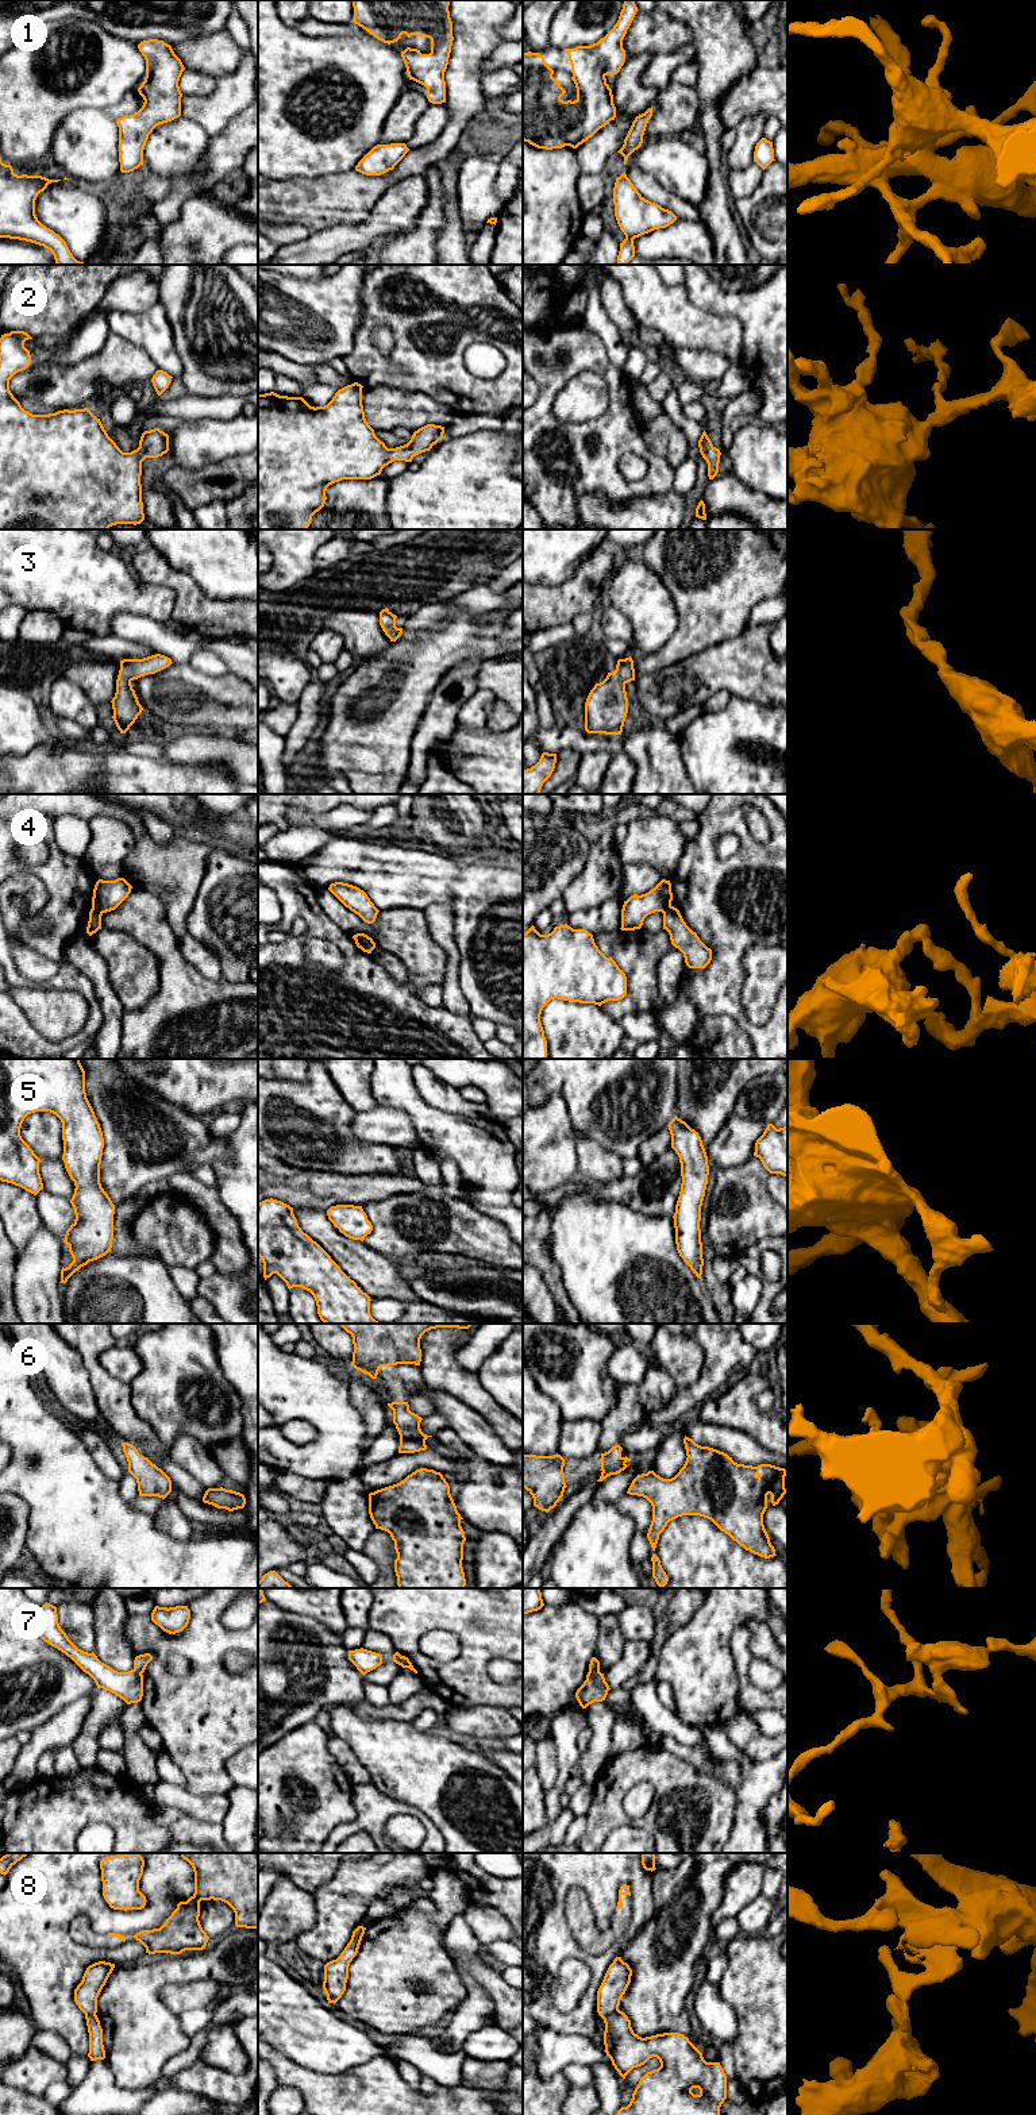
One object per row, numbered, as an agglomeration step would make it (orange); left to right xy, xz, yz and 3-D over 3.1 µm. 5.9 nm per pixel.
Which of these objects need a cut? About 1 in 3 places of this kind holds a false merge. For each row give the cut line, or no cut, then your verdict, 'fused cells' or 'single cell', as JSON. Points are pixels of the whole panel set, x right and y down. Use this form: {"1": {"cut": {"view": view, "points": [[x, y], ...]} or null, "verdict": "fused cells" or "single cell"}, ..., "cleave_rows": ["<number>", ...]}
{"1": {"cut": null, "verdict": "single cell"}, "2": {"cut": null, "verdict": "single cell"}, "3": {"cut": null, "verdict": "single cell"}, "4": {"cut": {"view": "xy", "points": [[92, 908], [101, 913]]}, "verdict": "fused cells"}, "5": {"cut": null, "verdict": "single cell"}, "6": {"cut": null, "verdict": "single cell"}, "7": {"cut": {"view": "yz", "points": [[589, 1669], [599, 1672]]}, "verdict": "fused cells"}, "8": {"cut": {"view": "yz", "points": [[617, 2008], [604, 2019]]}, "verdict": "fused cells"}, "cleave_rows": ["4", "7", "8"]}

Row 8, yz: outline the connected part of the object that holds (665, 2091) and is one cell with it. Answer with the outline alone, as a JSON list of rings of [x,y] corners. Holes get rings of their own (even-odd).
[[[617,2010],[604,2019],[605,2053],[619,2074],[625,2076],[650,2058],[656,2057],[661,2062],[658,2069],[647,2072],[639,2081],[627,2107],[621,2107],[616,2115],[720,2115],[720,2107],[727,2099],[727,2076],[720,2062],[706,2062],[702,2053],[679,2033],[663,2033],[642,2038],[633,2033],[628,2016]]]

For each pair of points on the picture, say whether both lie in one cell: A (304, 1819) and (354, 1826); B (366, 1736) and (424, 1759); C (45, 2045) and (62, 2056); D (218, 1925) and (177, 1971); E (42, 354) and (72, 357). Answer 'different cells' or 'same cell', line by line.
A: different cells
B: same cell
C: same cell
D: different cells
E: same cell

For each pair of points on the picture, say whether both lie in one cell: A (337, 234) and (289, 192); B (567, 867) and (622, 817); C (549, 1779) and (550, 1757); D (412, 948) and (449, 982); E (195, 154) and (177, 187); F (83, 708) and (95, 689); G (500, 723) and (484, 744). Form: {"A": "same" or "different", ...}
{"A": "different", "B": "different", "C": "same", "D": "different", "E": "different", "F": "different", "G": "different"}

